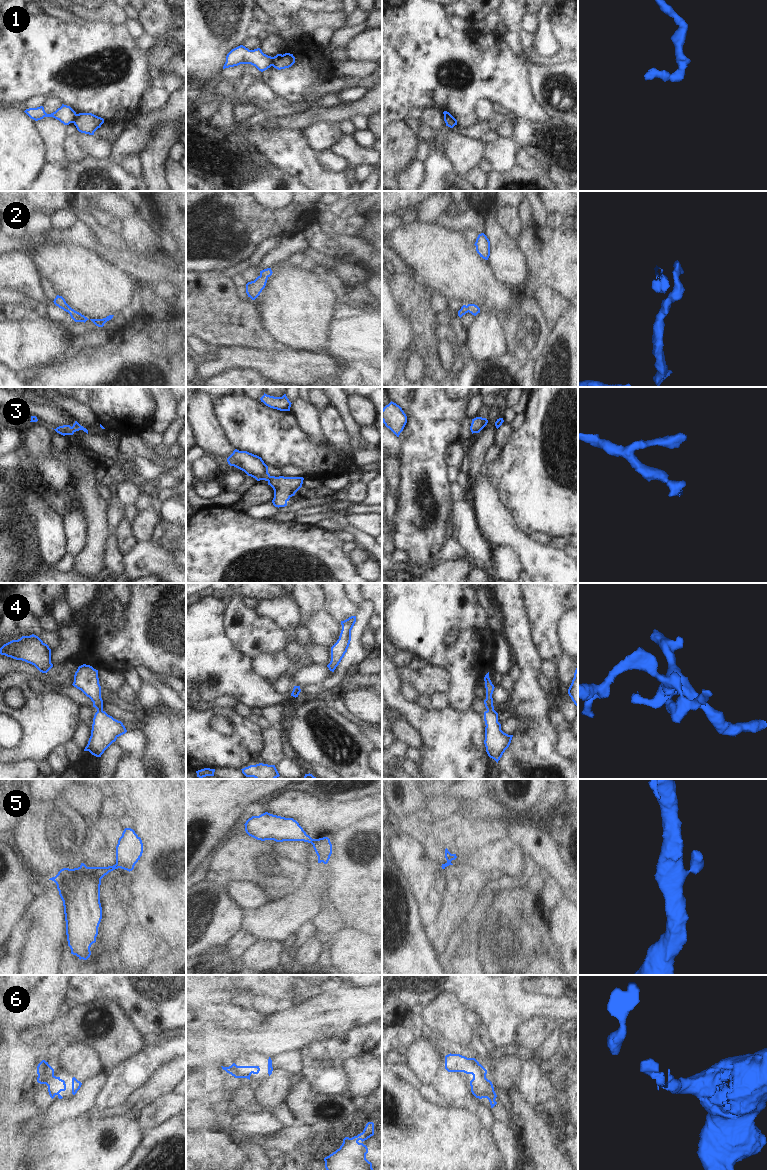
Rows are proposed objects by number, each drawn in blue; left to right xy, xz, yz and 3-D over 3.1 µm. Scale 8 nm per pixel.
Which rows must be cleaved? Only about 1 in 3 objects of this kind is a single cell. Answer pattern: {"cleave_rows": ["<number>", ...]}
{"cleave_rows": ["1", "4", "5"]}

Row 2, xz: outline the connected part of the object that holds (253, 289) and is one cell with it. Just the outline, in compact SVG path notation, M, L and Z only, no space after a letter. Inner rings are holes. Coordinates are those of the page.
M271 268L264 269L260 271L260 275L254 281L248 282L246 284L246 293L248 297L255 300L265 288L267 280L272 273Z

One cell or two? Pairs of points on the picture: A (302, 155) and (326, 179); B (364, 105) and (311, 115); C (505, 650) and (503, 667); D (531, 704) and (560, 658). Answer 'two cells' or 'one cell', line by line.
A: one cell
B: one cell
C: one cell
D: two cells

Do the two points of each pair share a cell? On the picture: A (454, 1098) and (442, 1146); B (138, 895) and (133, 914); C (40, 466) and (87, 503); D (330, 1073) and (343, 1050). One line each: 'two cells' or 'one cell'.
A: two cells
B: one cell
C: two cells
D: one cell

